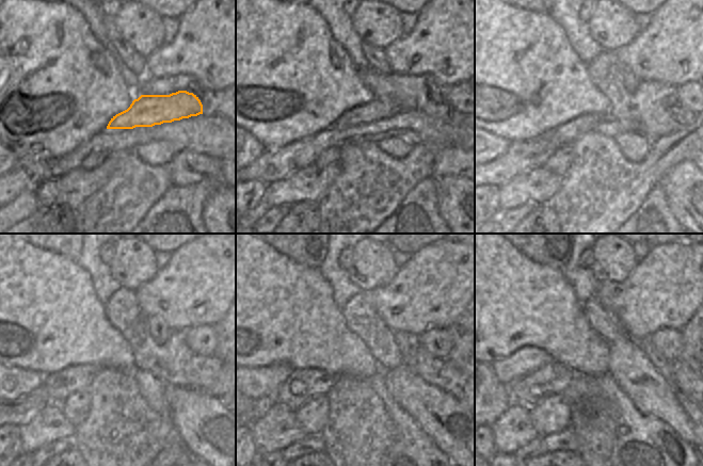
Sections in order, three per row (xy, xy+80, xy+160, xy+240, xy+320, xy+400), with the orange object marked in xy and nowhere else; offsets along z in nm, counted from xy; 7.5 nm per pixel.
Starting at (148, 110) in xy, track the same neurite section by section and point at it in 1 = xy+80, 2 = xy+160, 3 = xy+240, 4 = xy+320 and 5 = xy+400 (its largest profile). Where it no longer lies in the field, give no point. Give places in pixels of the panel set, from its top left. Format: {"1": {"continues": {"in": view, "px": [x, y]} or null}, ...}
{"1": {"continues": {"in": "xy+80", "px": [378, 109]}}, "2": {"continues": {"in": "xy+160", "px": [565, 134]}}, "3": {"continues": {"in": "xy+240", "px": [59, 385]}}, "4": {"continues": {"in": "xy+320", "px": [302, 384]}}, "5": {"continues": {"in": "xy+400", "px": [550, 379]}}}

